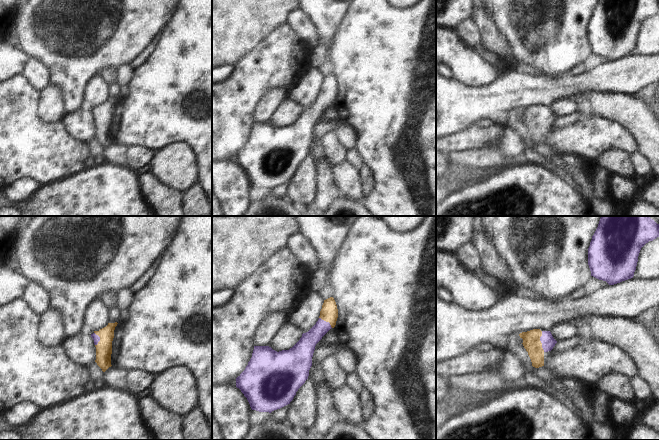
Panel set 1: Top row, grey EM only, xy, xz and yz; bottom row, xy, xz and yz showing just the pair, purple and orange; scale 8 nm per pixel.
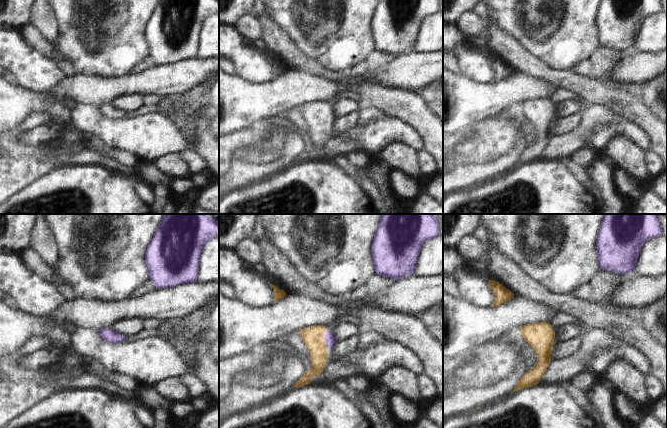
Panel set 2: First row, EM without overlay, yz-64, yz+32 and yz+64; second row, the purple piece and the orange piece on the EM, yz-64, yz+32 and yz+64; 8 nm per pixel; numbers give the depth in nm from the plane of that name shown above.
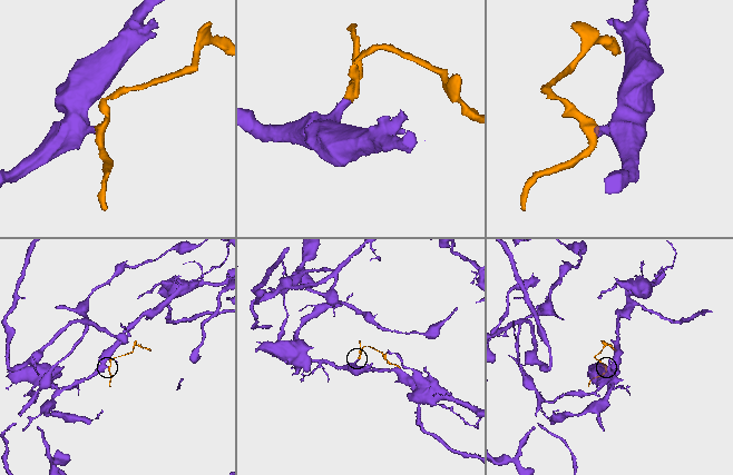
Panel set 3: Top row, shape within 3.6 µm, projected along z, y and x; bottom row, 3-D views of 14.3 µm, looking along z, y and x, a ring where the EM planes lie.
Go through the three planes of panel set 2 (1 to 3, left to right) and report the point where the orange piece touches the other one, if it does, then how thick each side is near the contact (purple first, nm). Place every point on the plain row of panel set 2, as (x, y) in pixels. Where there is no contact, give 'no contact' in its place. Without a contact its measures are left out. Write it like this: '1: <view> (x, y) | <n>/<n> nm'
1: no contact
2: yz+32 (325, 115) | 90/180 nm
3: yz+64 (554, 116) | 20/220 nm

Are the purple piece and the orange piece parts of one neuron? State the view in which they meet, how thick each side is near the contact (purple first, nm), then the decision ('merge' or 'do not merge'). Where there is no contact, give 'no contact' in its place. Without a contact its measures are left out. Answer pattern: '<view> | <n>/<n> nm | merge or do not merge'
yz | 110/140 nm | merge

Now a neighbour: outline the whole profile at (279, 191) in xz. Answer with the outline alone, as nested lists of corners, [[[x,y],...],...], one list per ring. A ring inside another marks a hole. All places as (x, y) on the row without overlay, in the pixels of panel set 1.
[[[289,180],[280,184],[280,185],[272,187],[270,189],[269,194],[276,199],[280,199],[282,197],[285,197],[288,183],[289,183]]]

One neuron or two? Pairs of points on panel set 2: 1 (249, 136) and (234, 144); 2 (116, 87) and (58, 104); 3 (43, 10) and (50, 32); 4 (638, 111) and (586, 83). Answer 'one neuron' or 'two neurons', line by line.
1: one neuron
2: one neuron
3: one neuron
4: one neuron

